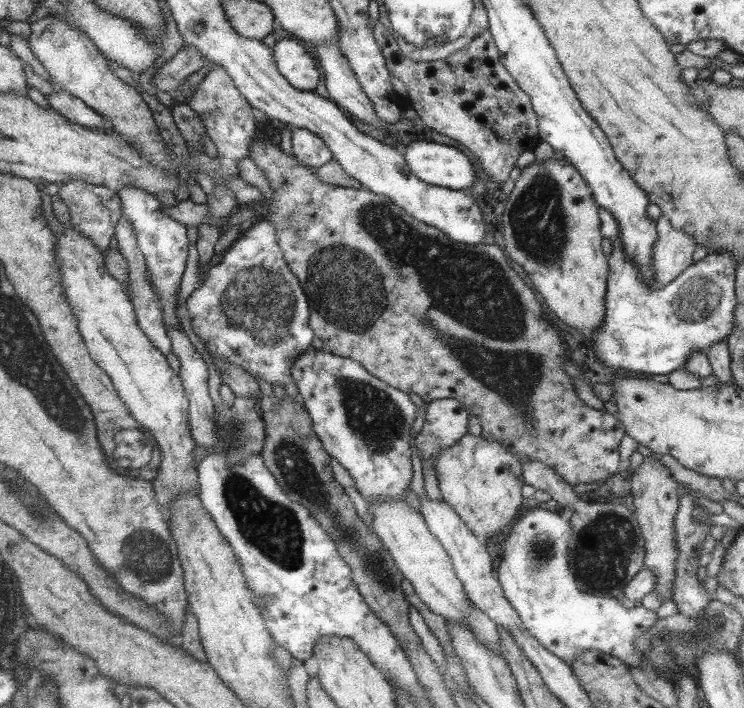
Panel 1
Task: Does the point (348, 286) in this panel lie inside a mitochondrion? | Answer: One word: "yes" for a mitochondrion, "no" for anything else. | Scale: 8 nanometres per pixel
yes

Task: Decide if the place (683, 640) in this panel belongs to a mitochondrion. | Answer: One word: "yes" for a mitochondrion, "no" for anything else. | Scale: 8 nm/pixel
yes

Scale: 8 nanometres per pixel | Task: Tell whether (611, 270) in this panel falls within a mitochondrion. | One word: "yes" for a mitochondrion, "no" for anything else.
no

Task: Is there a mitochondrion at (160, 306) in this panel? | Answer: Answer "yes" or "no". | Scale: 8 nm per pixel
no

